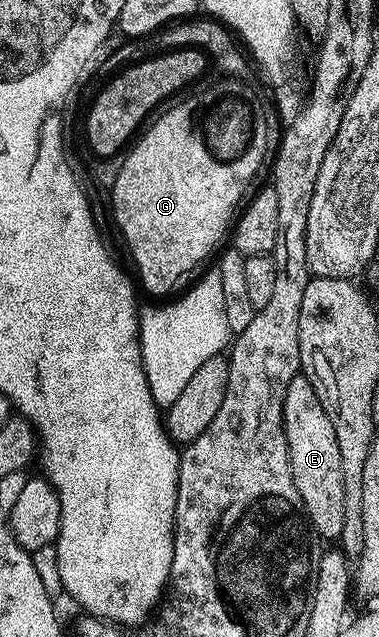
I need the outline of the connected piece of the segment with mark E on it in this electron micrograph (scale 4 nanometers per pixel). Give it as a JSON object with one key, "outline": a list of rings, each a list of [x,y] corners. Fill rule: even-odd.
{"outline":[[[298,374],[287,386],[281,414],[285,427],[289,466],[301,507],[312,527],[321,536],[340,537],[344,526],[343,480],[340,478],[339,447],[334,427],[324,413],[322,403],[305,375]]]}

